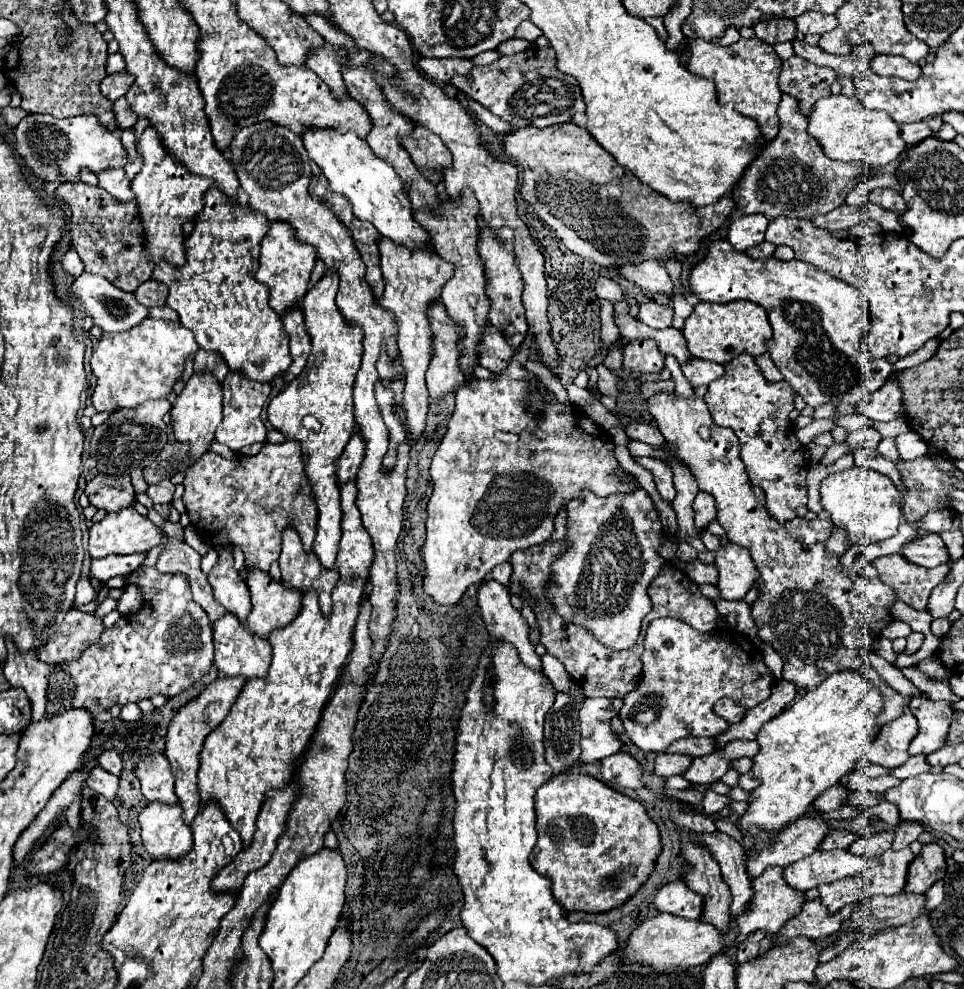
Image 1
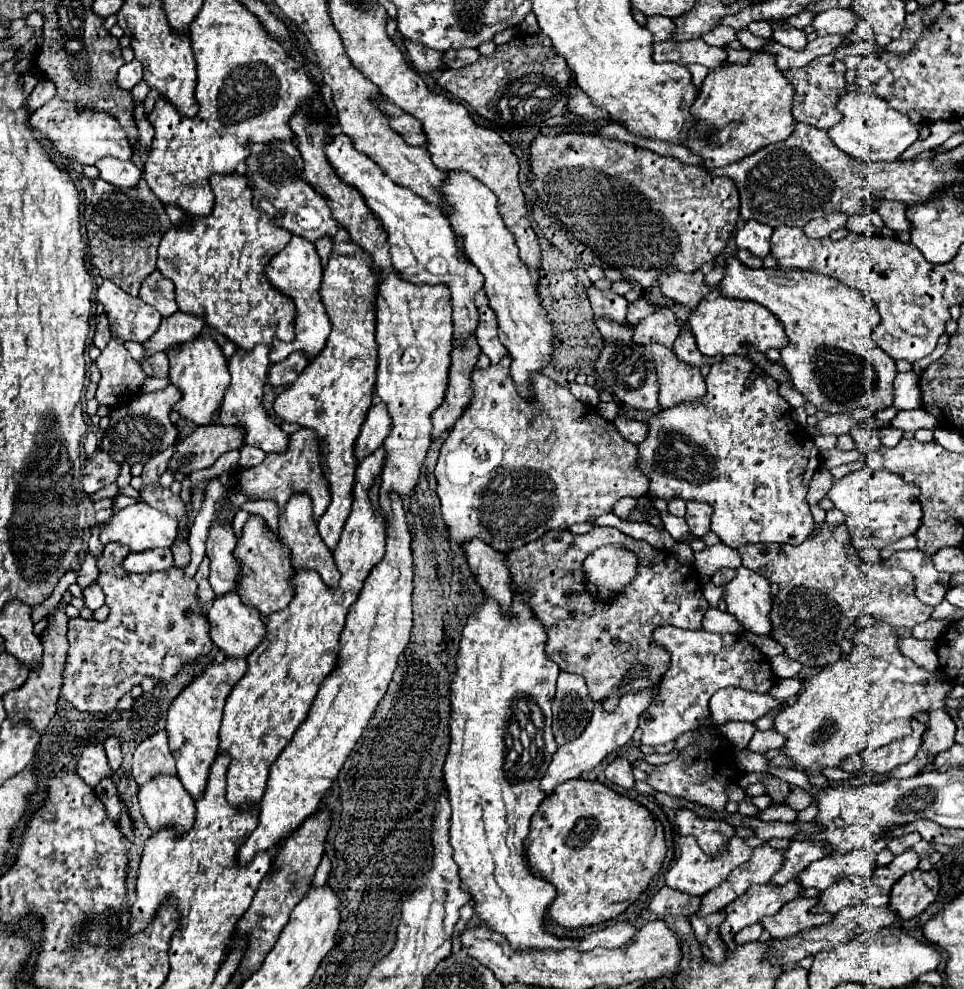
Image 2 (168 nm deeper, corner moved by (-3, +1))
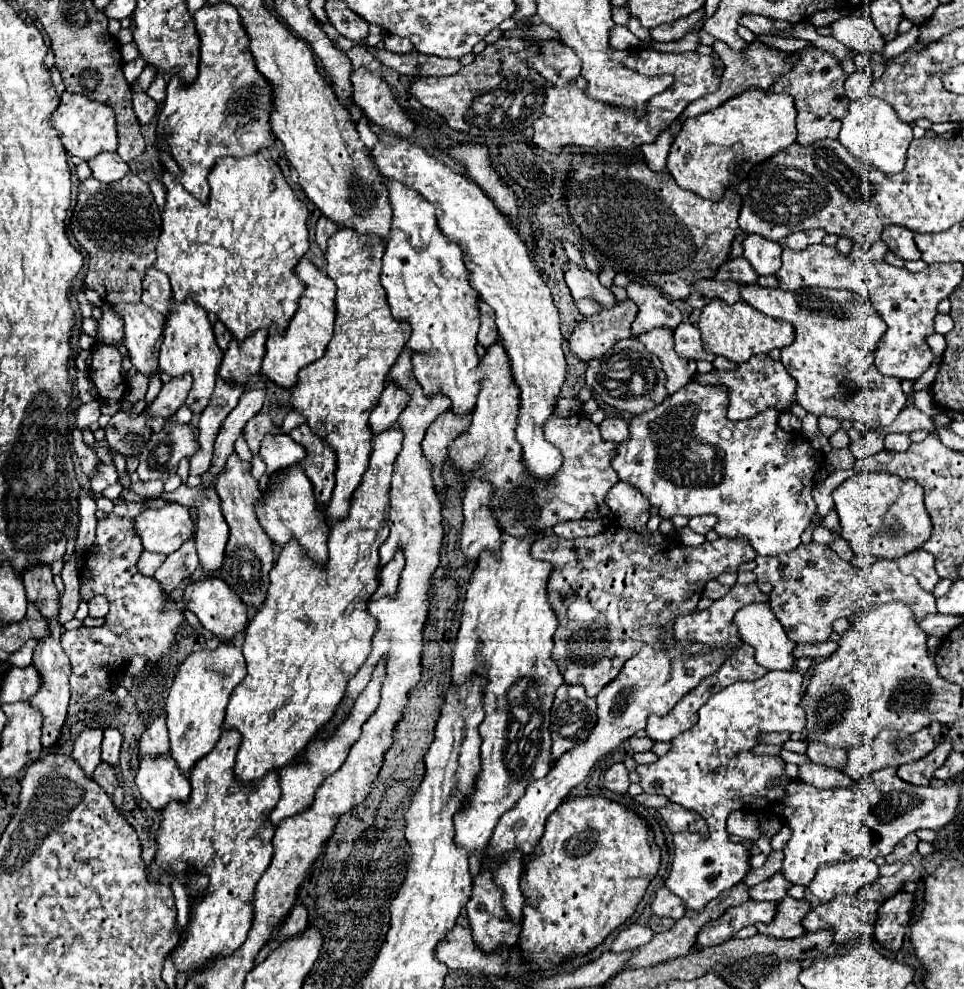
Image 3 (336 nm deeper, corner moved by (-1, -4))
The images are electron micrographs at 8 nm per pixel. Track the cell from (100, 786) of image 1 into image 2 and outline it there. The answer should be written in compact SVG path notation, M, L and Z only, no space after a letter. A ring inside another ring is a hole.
M89 743L81 749L81 757L77 761L77 773L89 787L95 787L101 779L111 777L111 767L105 757L105 749L101 743Z

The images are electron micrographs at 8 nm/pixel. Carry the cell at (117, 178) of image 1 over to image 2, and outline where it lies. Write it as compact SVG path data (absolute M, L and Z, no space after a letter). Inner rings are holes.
M113 157L99 159L95 167L101 173L101 179L115 187L135 187L141 179L141 171L135 167L133 161L119 161Z

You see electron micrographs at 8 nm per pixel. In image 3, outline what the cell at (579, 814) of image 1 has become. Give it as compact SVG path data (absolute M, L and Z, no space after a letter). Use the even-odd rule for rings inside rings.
M585 796L585 798L569 798L563 804L559 804L559 808L547 818L545 824L545 832L541 836L541 840L535 844L533 854L527 858L525 864L525 876L521 882L523 894L527 896L527 908L523 912L523 924L521 924L521 936L519 936L519 948L523 950L523 956L527 958L527 970L541 970L541 968L551 968L553 964L559 964L563 958L567 956L579 956L579 954L587 954L589 950L593 950L595 946L599 946L615 928L619 928L627 918L631 918L631 914L635 912L639 900L645 894L645 888L649 886L649 882L655 878L657 870L661 864L661 854L659 854L659 846L653 840L653 834L649 832L649 828L643 824L643 820L631 812L629 808L625 808L619 802L613 800L605 800L601 796Z

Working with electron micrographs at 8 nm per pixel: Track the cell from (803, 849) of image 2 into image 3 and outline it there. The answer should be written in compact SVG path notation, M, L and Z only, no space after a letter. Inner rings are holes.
M783 872L773 874L769 880L757 884L751 888L751 898L753 900L769 900L769 902L781 902L787 896L787 890L793 884L783 876Z

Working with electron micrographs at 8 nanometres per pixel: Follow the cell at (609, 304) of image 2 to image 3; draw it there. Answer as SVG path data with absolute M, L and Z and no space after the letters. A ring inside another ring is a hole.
M569 262L563 270L565 270L565 282L575 300L589 298L603 308L613 308L617 304L617 298L613 296L613 292L603 288L599 278L587 268L579 268L573 262Z

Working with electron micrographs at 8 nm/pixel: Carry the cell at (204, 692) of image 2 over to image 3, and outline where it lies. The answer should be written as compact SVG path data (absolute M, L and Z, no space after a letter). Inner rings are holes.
M221 644L217 650L193 652L175 674L165 712L171 738L171 758L185 776L189 776L193 766L219 742L229 696L243 678L245 658L243 652L233 644Z

